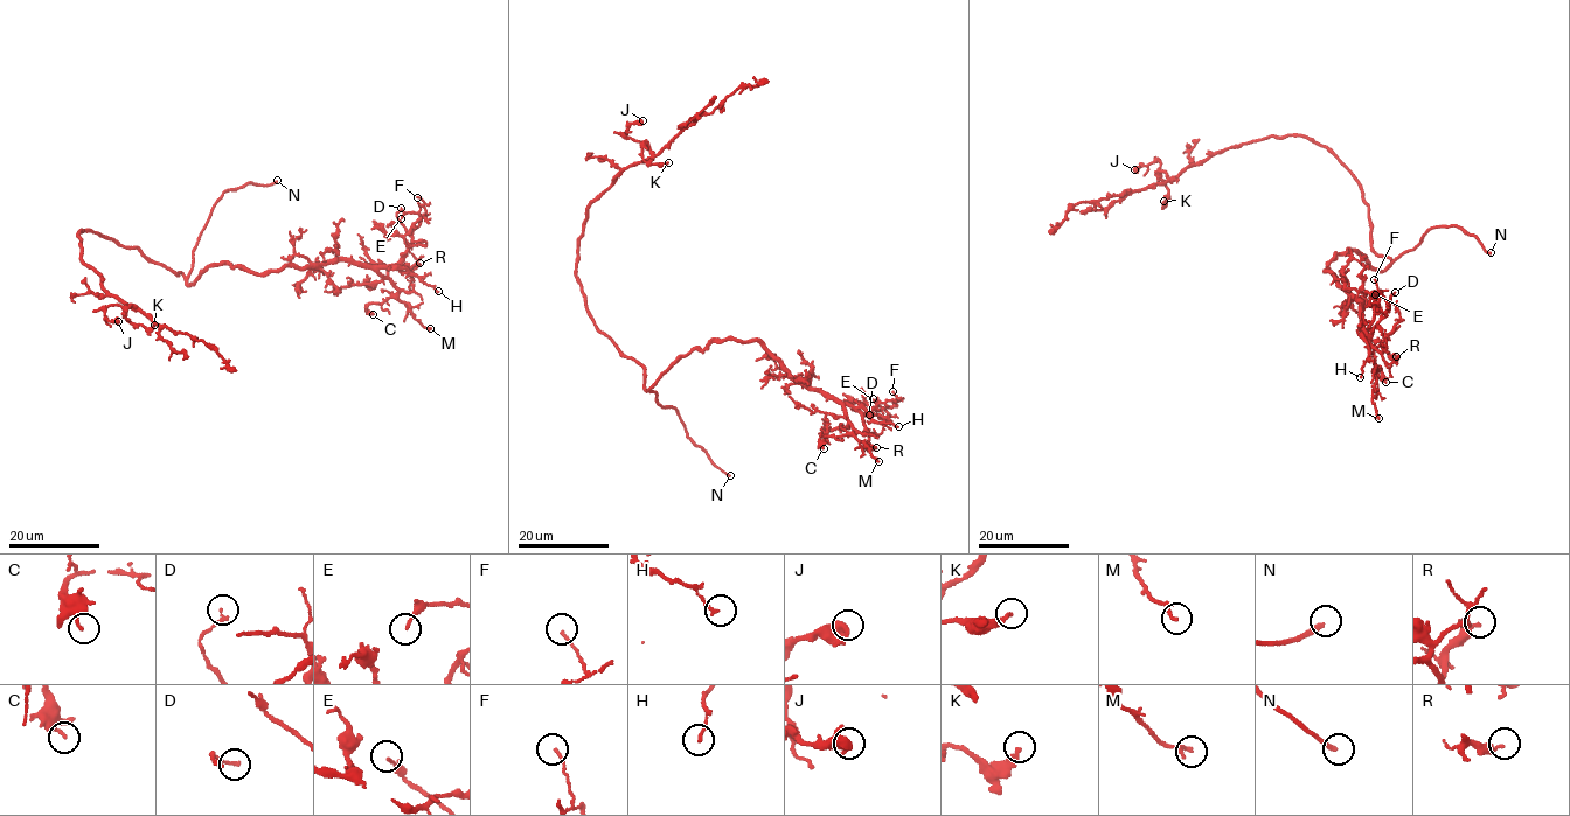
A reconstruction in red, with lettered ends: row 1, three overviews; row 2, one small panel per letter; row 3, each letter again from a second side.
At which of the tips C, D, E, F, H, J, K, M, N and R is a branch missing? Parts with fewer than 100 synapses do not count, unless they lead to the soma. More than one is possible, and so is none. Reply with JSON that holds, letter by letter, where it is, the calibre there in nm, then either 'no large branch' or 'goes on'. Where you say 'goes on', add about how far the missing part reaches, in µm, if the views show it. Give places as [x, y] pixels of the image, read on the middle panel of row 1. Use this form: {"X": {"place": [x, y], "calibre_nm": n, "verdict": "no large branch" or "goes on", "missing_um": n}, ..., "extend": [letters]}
{"C": {"place": [824, 448], "calibre_nm": 220, "verdict": "no large branch"}, "D": {"place": [869, 415], "calibre_nm": 150, "verdict": "no large branch"}, "E": {"place": [873, 398], "calibre_nm": 140, "verdict": "no large branch"}, "F": {"place": [893, 391], "calibre_nm": 120, "verdict": "no large branch"}, "H": {"place": [898, 426], "calibre_nm": 130, "verdict": "no large branch"}, "J": {"place": [643, 120], "calibre_nm": 360, "verdict": "no large branch"}, "K": {"place": [668, 162], "calibre_nm": 190, "verdict": "no large branch"}, "M": {"place": [879, 461], "calibre_nm": 120, "verdict": "no large branch"}, "N": {"place": [730, 475], "calibre_nm": 200, "verdict": "goes on", "missing_um": 30}, "R": {"place": [876, 447], "calibre_nm": 360, "verdict": "no large branch"}, "extend": ["N"]}

